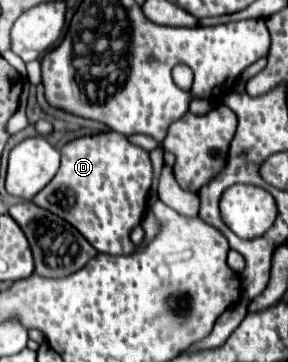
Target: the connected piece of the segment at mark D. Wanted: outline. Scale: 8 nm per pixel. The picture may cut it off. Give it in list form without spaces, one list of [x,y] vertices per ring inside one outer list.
[[[113,130],[75,138],[59,152],[59,172],[33,198],[33,202],[75,226],[93,248],[97,248],[97,252],[113,256],[135,252],[129,234],[137,224],[141,224],[147,212],[147,194],[153,180],[149,152],[131,144],[125,134]]]

